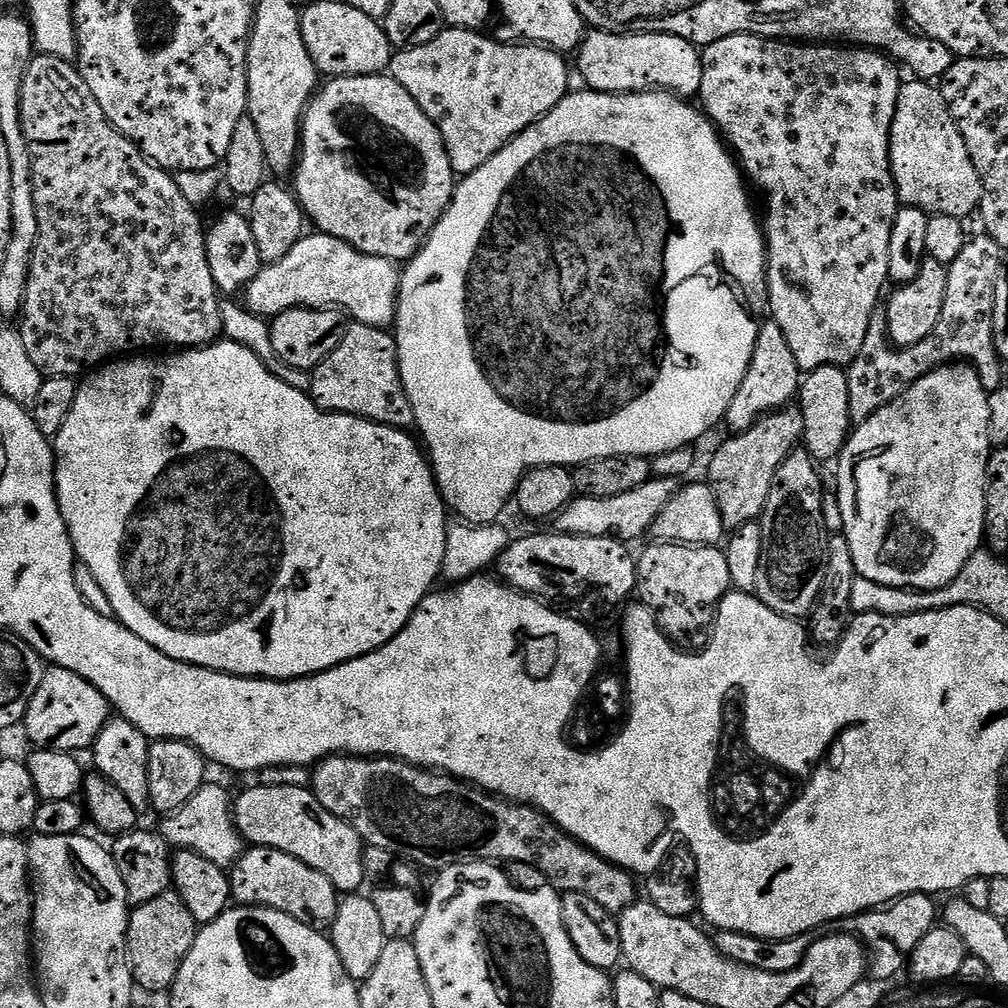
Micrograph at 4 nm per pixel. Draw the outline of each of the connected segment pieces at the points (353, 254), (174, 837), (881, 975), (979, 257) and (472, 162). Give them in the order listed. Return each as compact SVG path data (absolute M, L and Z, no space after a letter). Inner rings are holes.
M324 232L305 234L278 262L264 264L243 293L243 303L255 316L271 318L291 308L338 308L355 323L391 329L396 322L396 299L401 269L397 261L362 254L354 246Z
M206 782L184 806L161 820L158 831L171 847L200 853L219 868L231 869L244 851L243 837L236 828L232 796L218 784Z
M915 892L909 896L901 896L899 900L881 907L879 910L861 912L859 916L847 916L839 921L841 933L856 936L863 940L864 947L870 953L870 972L878 979L893 979L901 971L905 971L912 951L930 934L930 930L938 924L938 904L931 895Z
M986 234L979 235L973 235L965 244L962 254L958 254L958 258L948 265L942 318L938 318L938 326L934 326L934 331L926 334L922 342L909 348L895 347L888 338L886 307L874 310L870 330L866 330L866 342L862 342L858 358L846 369L850 386L850 418L854 422L870 418L882 410L882 406L894 402L911 384L918 382L918 378L953 362L971 364L989 393L1005 387L1006 364L998 354L994 334L994 302L1002 275L1002 250Z
M445 27L434 42L397 51L390 75L438 126L457 177L486 166L518 134L569 95L570 65L554 49L531 42L499 44L480 30Z

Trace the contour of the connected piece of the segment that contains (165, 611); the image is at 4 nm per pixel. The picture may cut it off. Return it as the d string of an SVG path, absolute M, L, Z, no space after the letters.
M221 339L214 344L205 344L203 348L180 350L172 355L176 356L168 356L165 360L124 358L119 362L105 363L91 374L85 375L76 389L74 410L70 410L70 418L66 418L66 426L62 426L60 433L54 437L56 497L60 503L60 513L68 527L68 537L72 539L72 549L76 551L77 561L90 566L94 578L98 578L98 586L106 590L106 598L110 598L112 616L131 632L138 634L138 638L150 642L150 646L154 646L170 658L187 664L197 664L199 668L209 668L215 672L227 672L230 676L251 676L266 680L303 680L306 676L317 676L320 672L330 670L334 666L370 654L386 642L393 640L407 626L408 619L428 597L428 593L437 587L436 579L438 581L441 579L444 570L446 542L450 527L450 519L448 520L450 512L444 499L440 497L440 488L436 485L436 473L433 472L429 457L422 451L417 437L415 435L412 437L411 431L395 428L389 424L379 424L373 420L363 420L361 416L347 416L341 412L324 411L312 401L309 393L300 392L294 386L286 386L282 378L270 374L270 370L253 352L246 350L246 346L238 346L233 340Z

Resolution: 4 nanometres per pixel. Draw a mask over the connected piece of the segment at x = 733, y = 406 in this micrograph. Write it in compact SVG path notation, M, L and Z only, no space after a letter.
M771 322L761 323L758 330L758 342L754 346L754 354L750 358L750 366L746 370L746 378L742 378L742 386L738 386L738 394L730 398L730 406L726 410L723 423L728 424L728 432L735 434L750 430L763 416L787 408L799 397L802 373L798 362L794 362L794 353L786 342L786 334L782 334L782 326Z

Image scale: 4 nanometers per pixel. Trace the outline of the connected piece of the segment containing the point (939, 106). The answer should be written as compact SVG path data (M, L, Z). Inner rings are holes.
M915 78L901 83L898 94L898 106L890 134L890 162L892 177L896 183L896 194L901 205L910 208L921 208L923 212L934 216L959 216L968 218L980 206L984 191L978 170L966 150L966 142L960 133L960 125L950 114L944 101L943 91L935 83Z

